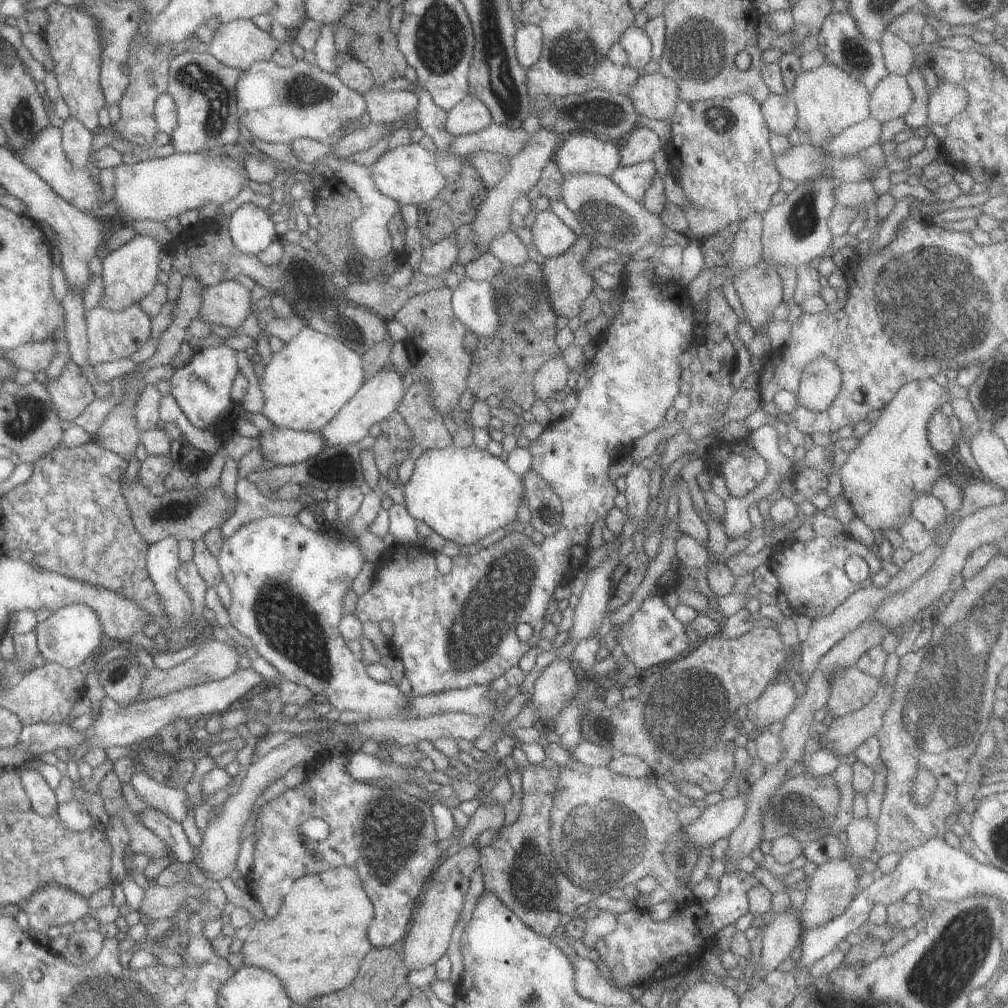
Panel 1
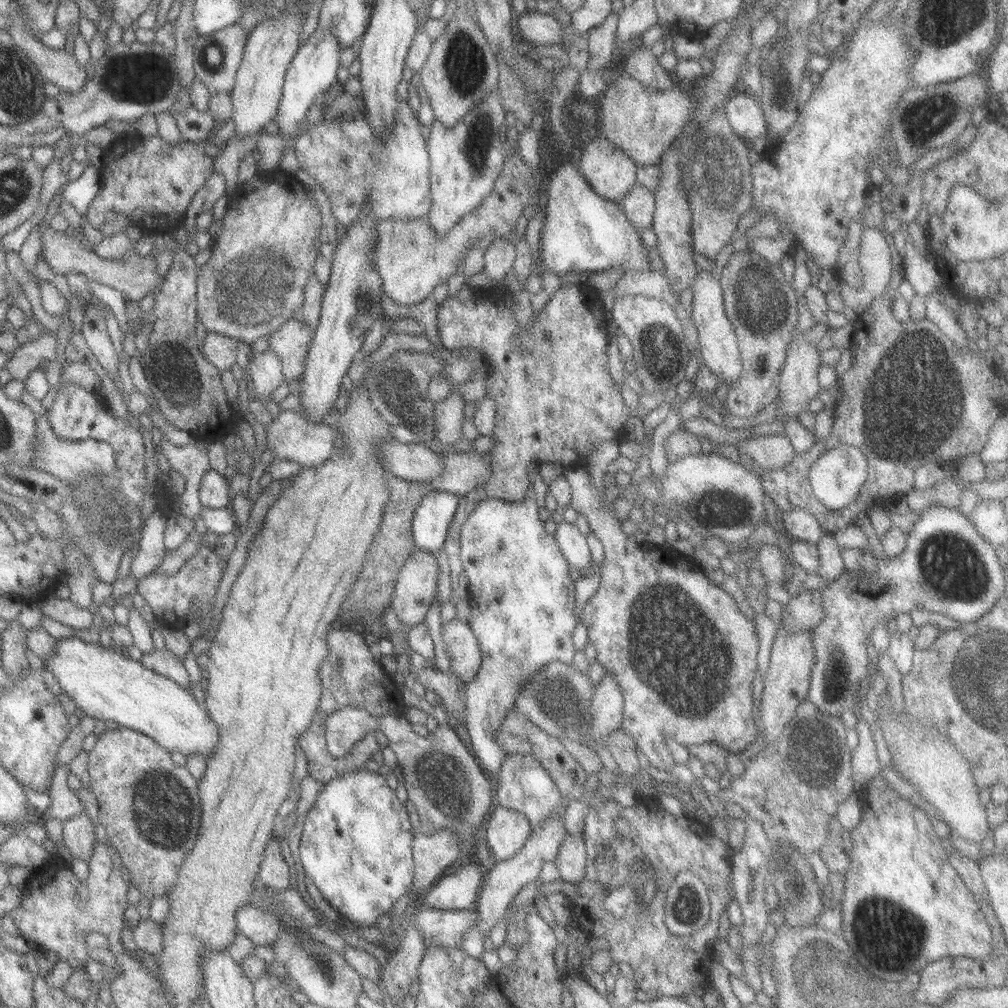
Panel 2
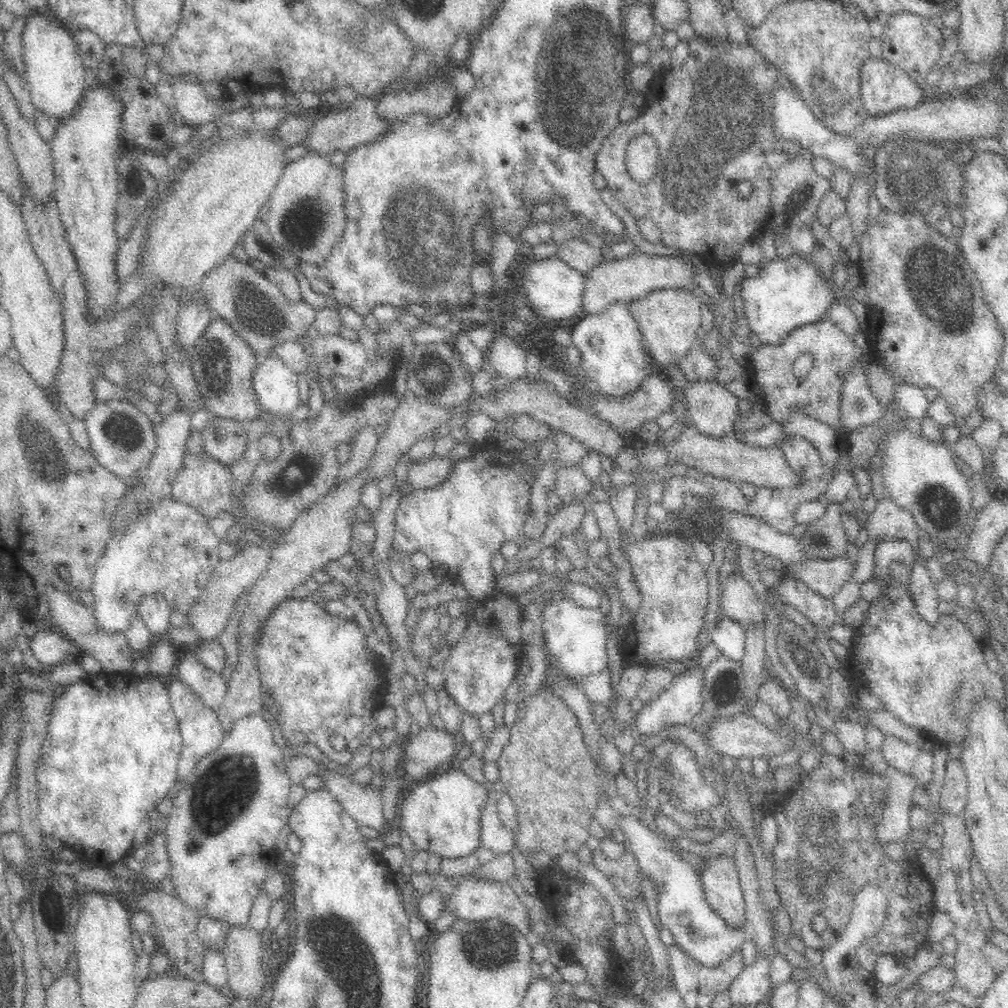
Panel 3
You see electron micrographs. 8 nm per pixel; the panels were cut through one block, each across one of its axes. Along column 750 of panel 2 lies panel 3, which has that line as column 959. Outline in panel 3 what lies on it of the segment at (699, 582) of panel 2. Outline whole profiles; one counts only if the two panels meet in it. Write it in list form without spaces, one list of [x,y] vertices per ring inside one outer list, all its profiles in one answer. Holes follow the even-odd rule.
[[[892,540],[892,542],[882,542],[879,544],[874,551],[874,560],[873,560],[873,574],[877,574],[879,578],[881,578],[881,586],[882,591],[880,593],[880,597],[875,600],[870,600],[870,606],[867,610],[866,620],[863,622],[861,626],[856,628],[856,634],[854,637],[854,641],[850,646],[850,656],[851,658],[855,658],[858,660],[857,663],[862,667],[862,680],[864,685],[864,691],[869,694],[874,694],[880,703],[882,703],[882,711],[887,711],[894,716],[894,718],[898,718],[902,724],[906,724],[906,726],[911,726],[912,728],[916,728],[918,732],[925,731],[932,732],[932,736],[934,738],[938,738],[938,740],[944,740],[944,742],[964,742],[964,736],[966,736],[966,716],[968,716],[968,712],[970,712],[970,708],[985,695],[988,697],[998,701],[1000,705],[1005,705],[1005,692],[1004,692],[1004,682],[1002,682],[1000,676],[998,674],[994,674],[988,667],[986,666],[986,662],[984,661],[984,652],[983,649],[978,647],[978,643],[976,643],[976,639],[970,630],[968,629],[968,620],[965,620],[962,616],[953,615],[950,613],[948,615],[939,615],[939,619],[936,626],[930,626],[920,615],[916,609],[916,604],[912,599],[912,594],[909,589],[902,589],[902,587],[896,587],[896,583],[894,581],[890,581],[890,564],[892,561],[901,561],[901,562],[910,562],[914,558],[916,558],[916,549],[909,544],[906,540]],[[952,710],[955,712],[959,712],[959,717],[954,717],[952,715]]]

